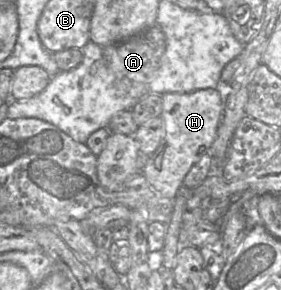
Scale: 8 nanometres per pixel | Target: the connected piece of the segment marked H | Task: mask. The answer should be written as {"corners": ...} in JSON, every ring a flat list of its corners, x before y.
{"corners":[[218,88,199,89,189,93,163,94,161,117,165,123,165,137,157,150,148,157,148,161,142,170,142,174,146,177,153,189,158,191,163,197,175,199,177,191,183,185,183,180,191,167,204,154,210,153,222,116,223,96,222,91]]}

